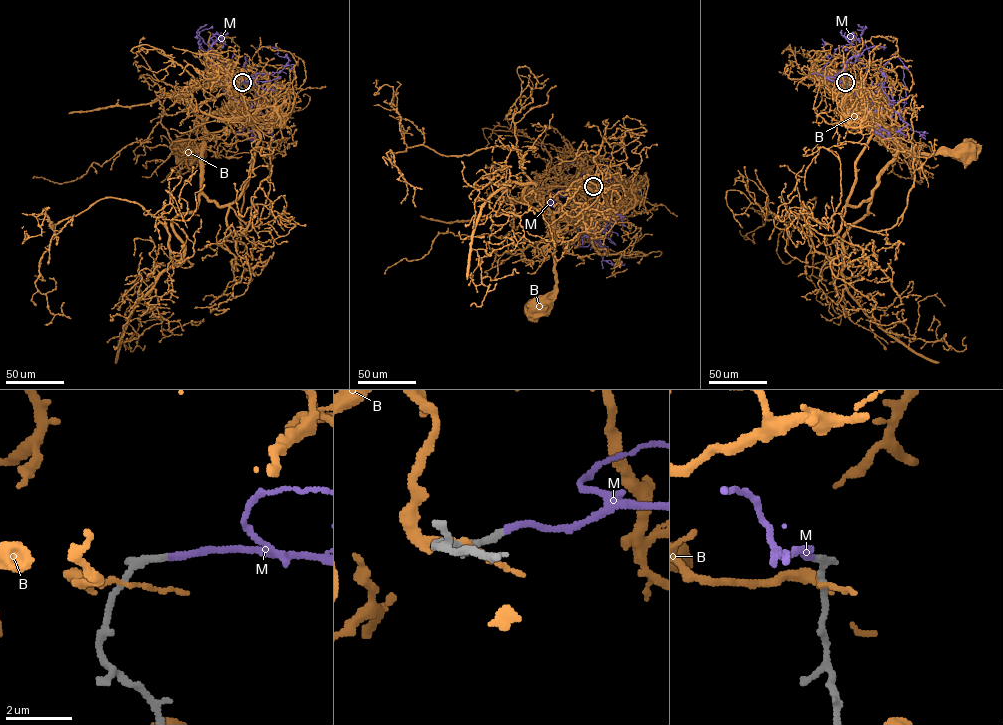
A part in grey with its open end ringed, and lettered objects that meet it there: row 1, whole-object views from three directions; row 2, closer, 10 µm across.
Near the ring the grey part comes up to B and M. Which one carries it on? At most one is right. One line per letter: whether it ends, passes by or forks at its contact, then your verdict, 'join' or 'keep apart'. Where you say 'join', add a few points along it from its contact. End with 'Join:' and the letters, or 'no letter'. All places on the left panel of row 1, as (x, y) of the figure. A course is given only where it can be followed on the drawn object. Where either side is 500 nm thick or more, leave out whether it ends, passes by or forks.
B: it passes by; keep apart
M: it ends there; join; it runs (242, 83), (258, 85), (255, 78), (231, 78), (200, 38), (204, 52), (223, 63), (228, 60)
Join: M

